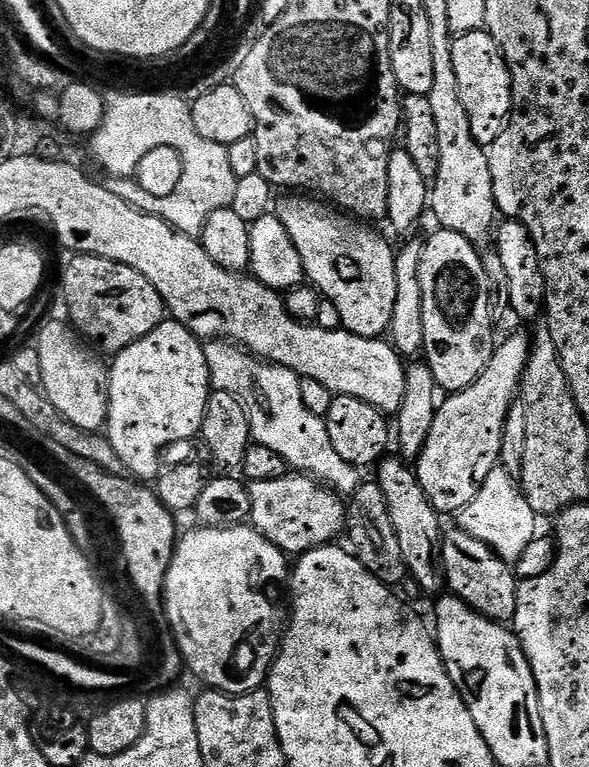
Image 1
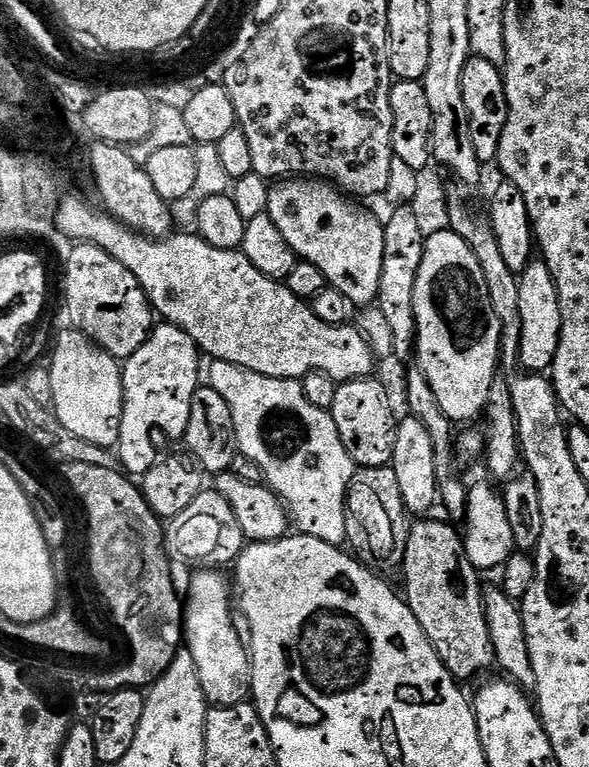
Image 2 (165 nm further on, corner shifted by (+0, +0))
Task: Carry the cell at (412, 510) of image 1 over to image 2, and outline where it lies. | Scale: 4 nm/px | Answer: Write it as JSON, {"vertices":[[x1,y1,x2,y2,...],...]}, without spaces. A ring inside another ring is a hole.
{"vertices":[[417,519,409,527,406,554,402,565,402,573,404,572,402,592,414,618,418,618,426,638,430,638,434,650,440,656,440,661,446,665,451,676,455,676,457,681,465,682,464,680,474,679,483,668,491,669,496,658,496,651,490,640,490,626,486,622,485,589,480,588,481,573,469,562,464,552,461,533,459,531,456,533,450,525,443,524,440,520,432,519]]}

